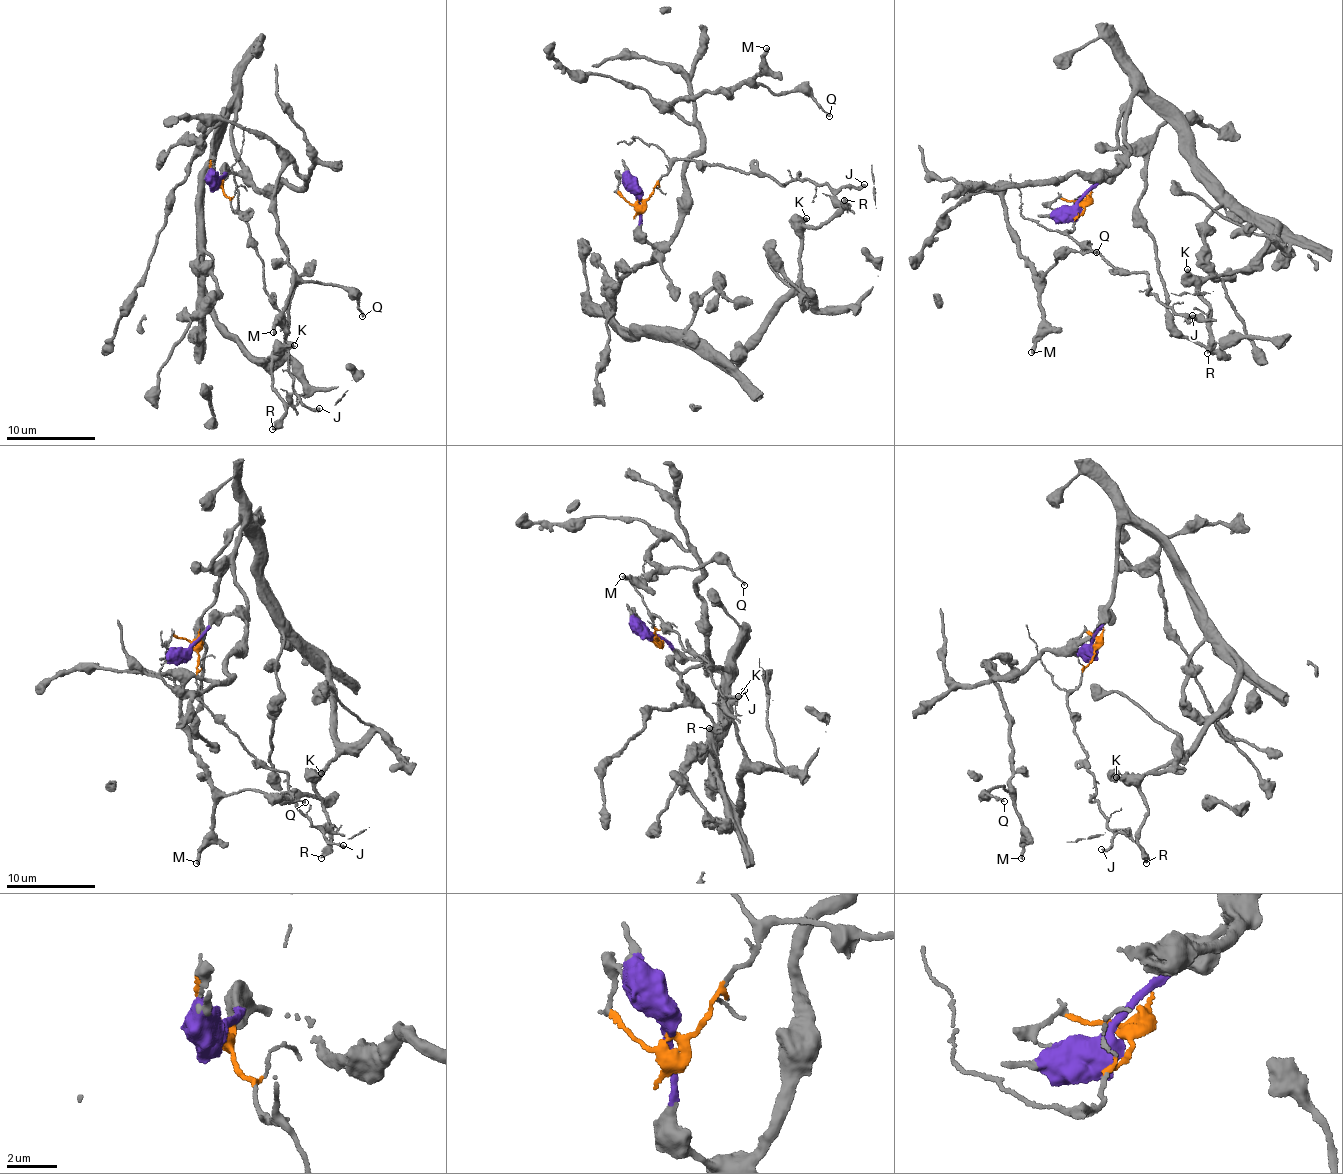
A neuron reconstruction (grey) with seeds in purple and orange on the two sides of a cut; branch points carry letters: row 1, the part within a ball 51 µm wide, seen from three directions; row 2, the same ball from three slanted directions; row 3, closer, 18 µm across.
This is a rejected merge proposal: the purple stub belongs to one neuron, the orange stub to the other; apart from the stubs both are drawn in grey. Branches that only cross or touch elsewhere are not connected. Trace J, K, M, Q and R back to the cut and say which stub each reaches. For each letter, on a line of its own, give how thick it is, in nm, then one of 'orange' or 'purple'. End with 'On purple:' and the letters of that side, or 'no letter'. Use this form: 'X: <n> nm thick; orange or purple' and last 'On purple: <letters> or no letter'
J: 220 nm thick; orange
K: 300 nm thick; purple
M: 240 nm thick; purple
Q: 150 nm thick; purple
R: 360 nm thick; purple
On purple: K, M, Q, R

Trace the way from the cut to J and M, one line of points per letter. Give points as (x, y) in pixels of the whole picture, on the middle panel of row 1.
J: (639, 198), (651, 196), (668, 168), (686, 158), (718, 162), (783, 185), (799, 176), (834, 188), (864, 184)
M: (639, 198), (647, 243), (671, 240), (683, 174), (700, 136), (672, 104), (758, 74), (766, 66), (767, 47)

